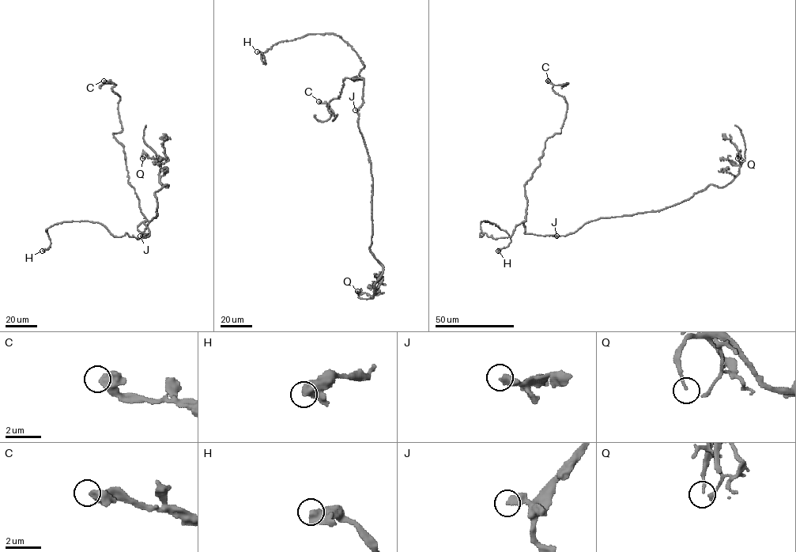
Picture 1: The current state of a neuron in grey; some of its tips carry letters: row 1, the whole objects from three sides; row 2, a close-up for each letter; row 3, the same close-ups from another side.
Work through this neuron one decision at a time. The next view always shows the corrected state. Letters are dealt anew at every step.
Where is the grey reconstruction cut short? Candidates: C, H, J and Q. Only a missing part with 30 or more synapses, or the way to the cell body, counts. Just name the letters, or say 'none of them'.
none of them

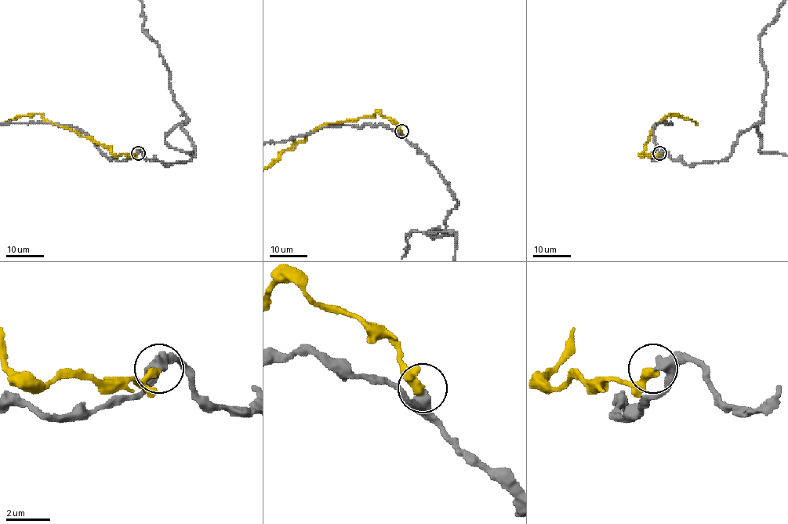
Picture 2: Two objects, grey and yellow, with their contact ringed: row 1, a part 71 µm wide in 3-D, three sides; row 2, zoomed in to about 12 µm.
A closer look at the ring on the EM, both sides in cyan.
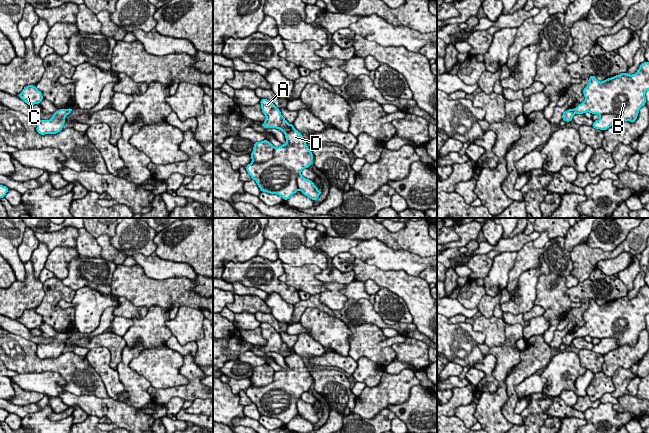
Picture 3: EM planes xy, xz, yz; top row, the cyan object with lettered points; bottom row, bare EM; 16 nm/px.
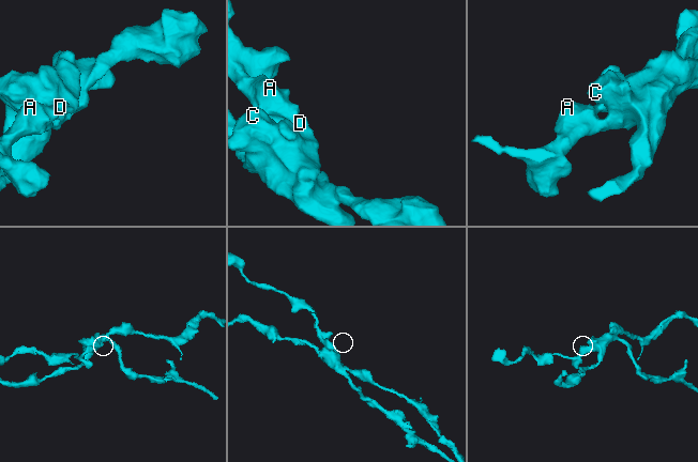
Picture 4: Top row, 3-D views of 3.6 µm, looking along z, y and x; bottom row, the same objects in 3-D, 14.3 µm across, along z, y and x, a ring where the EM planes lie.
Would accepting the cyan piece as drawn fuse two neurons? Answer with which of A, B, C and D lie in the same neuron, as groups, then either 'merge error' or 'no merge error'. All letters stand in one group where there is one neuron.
A C / B D; merge error

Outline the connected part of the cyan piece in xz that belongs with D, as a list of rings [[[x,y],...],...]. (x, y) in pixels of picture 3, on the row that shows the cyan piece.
[[[293,129],[285,133],[285,139],[288,143],[275,147],[273,158],[245,167],[262,192],[277,194],[284,201],[299,190],[297,177],[313,160],[313,153],[299,131]]]

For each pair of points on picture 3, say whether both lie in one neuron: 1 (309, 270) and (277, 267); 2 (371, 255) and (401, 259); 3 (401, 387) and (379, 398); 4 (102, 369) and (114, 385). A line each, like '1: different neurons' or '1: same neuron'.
1: different neurons
2: same neuron
3: same neuron
4: same neuron

